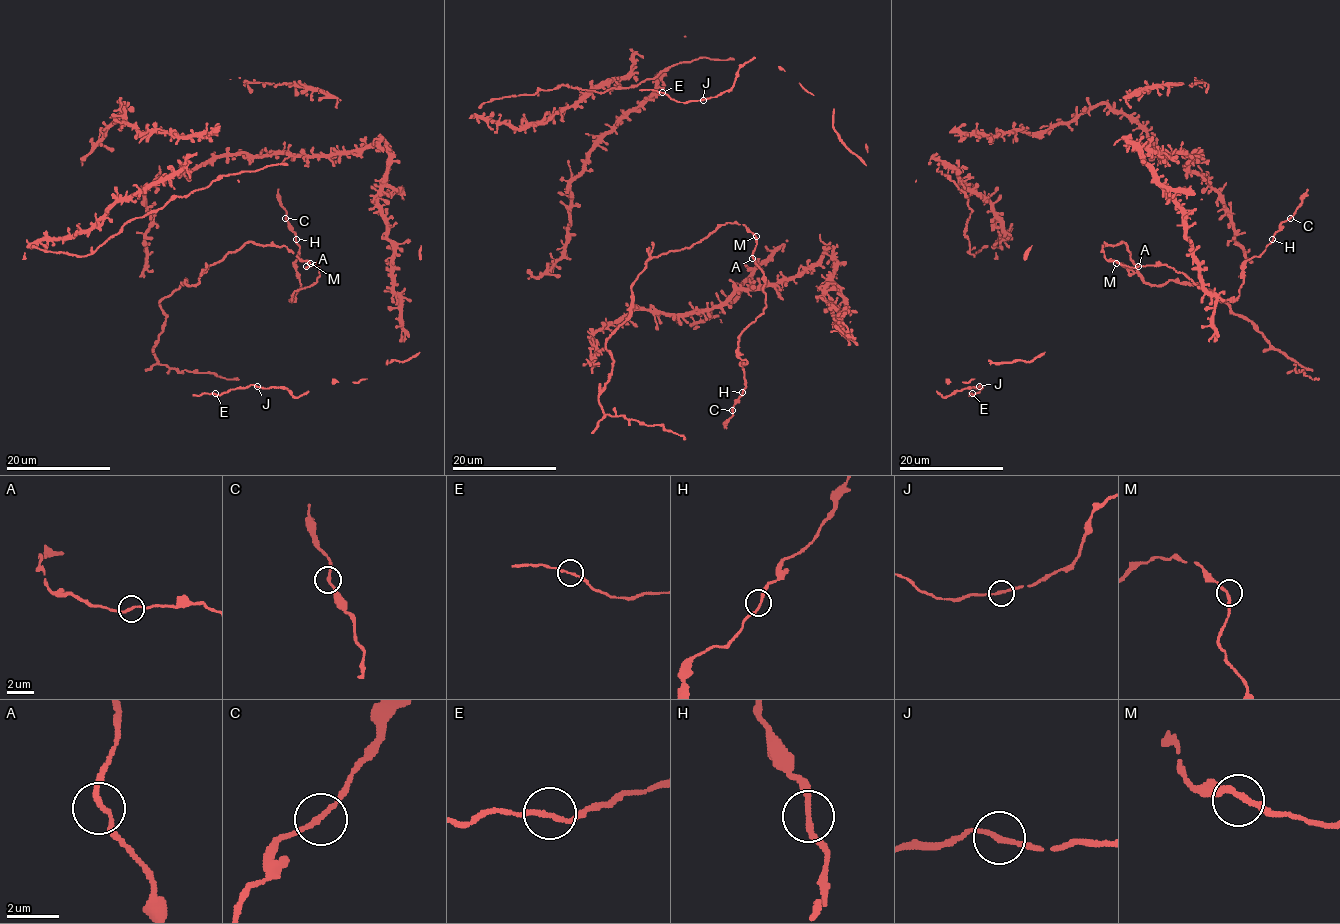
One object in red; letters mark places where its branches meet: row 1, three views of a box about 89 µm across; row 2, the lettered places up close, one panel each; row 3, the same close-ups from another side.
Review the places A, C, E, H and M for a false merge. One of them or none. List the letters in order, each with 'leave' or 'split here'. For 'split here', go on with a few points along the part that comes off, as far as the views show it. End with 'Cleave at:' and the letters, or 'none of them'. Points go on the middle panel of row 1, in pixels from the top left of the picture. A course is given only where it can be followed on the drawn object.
A: leave
C: leave
E: leave
H: leave
M: leave
Cleave at: none of them

